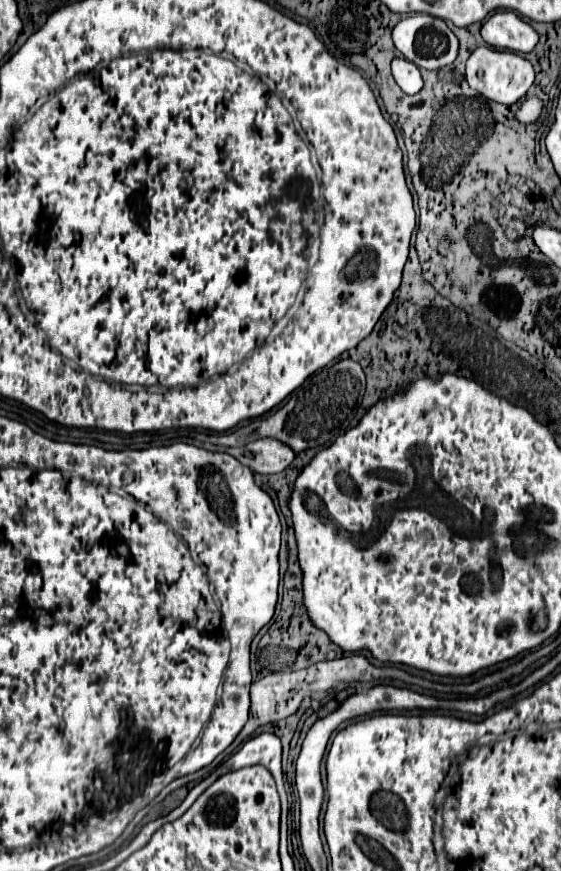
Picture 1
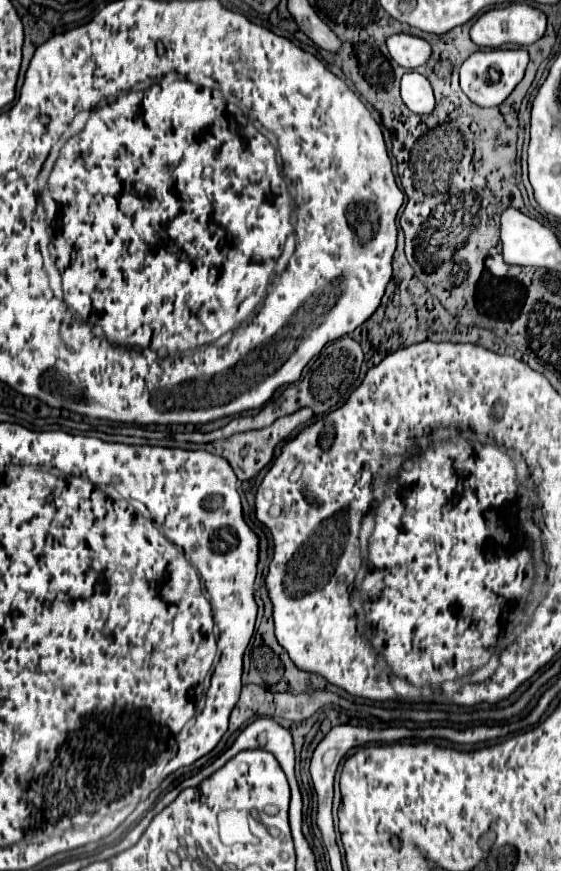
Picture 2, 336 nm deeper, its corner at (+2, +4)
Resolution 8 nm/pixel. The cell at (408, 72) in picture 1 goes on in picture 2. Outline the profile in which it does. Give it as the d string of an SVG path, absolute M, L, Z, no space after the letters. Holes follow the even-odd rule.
M409 71L401 77L401 97L403 103L417 115L431 113L435 107L431 83L417 71Z

